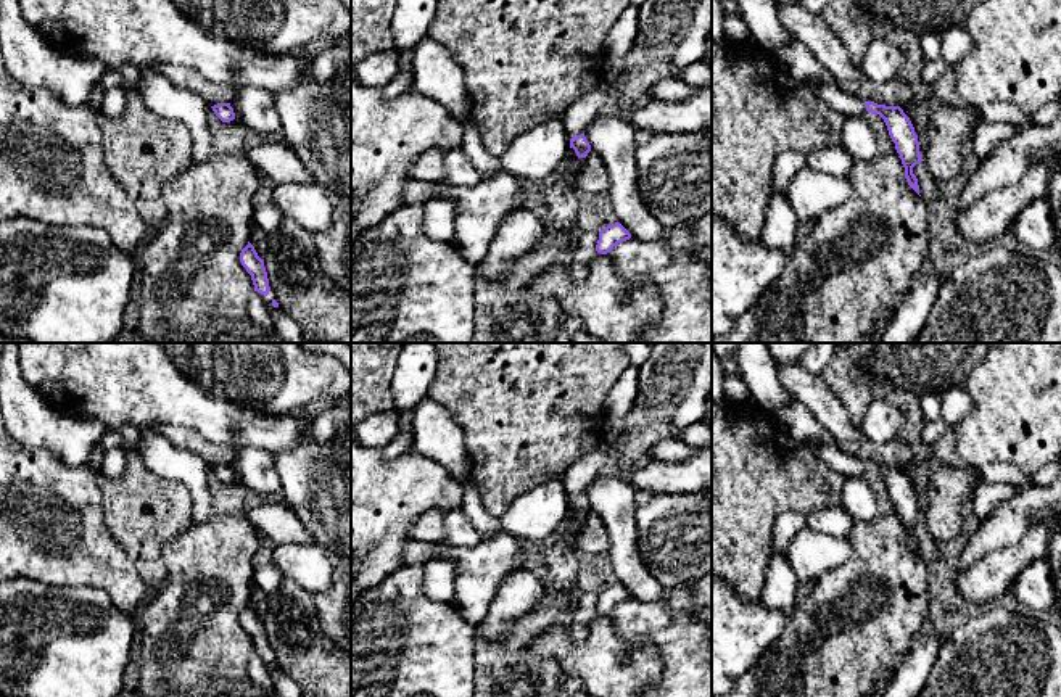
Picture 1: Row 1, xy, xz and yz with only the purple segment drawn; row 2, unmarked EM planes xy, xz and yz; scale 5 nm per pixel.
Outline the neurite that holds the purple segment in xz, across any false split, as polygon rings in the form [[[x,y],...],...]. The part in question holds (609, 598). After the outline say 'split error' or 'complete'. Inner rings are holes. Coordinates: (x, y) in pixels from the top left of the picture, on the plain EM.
[[[615,583],[599,592],[596,612],[601,615],[607,615],[618,604],[626,602],[630,599],[631,599],[631,594],[620,583]]]; complete

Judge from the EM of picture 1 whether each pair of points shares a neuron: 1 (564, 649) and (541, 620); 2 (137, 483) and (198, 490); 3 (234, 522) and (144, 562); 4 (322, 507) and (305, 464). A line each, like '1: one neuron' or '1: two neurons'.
1: two neurons
2: two neurons
3: two neurons
4: one neuron

